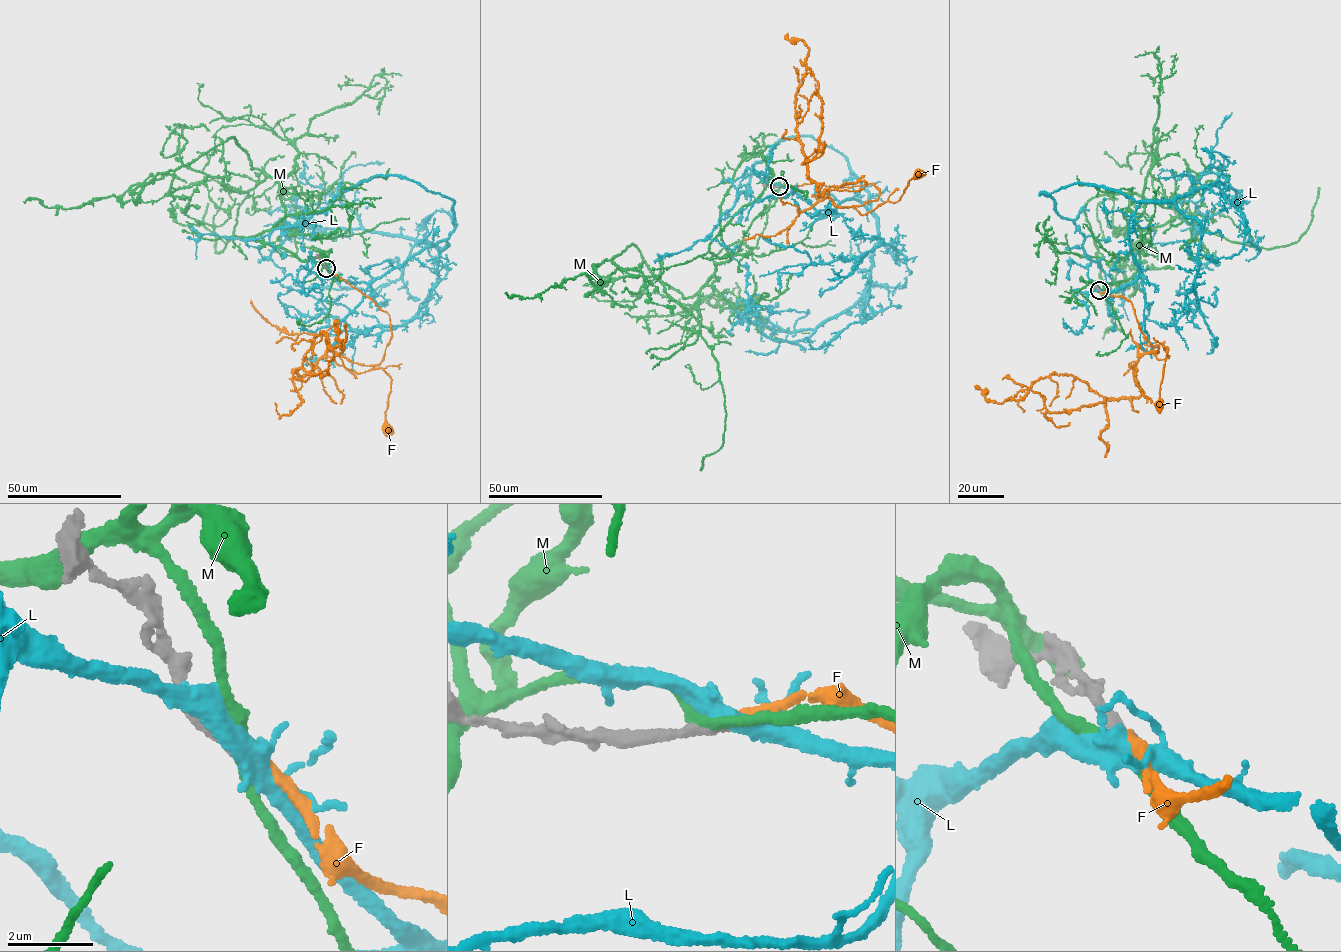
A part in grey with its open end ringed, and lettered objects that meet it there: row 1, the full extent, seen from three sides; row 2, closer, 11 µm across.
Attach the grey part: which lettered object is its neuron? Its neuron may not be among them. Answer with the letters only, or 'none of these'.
none of these

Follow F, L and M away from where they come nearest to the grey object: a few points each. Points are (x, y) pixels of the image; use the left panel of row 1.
F: (326, 267), (389, 316), (392, 336), (378, 364), (338, 355), (349, 369), (381, 368), (391, 378), (387, 428)
L: (326, 267), (372, 283), (448, 237), (454, 203), (372, 176), (296, 226), (244, 240), (204, 234), (196, 259)
M: (326, 267), (249, 239), (285, 207), (279, 183), (234, 137), (136, 199), (23, 202)

